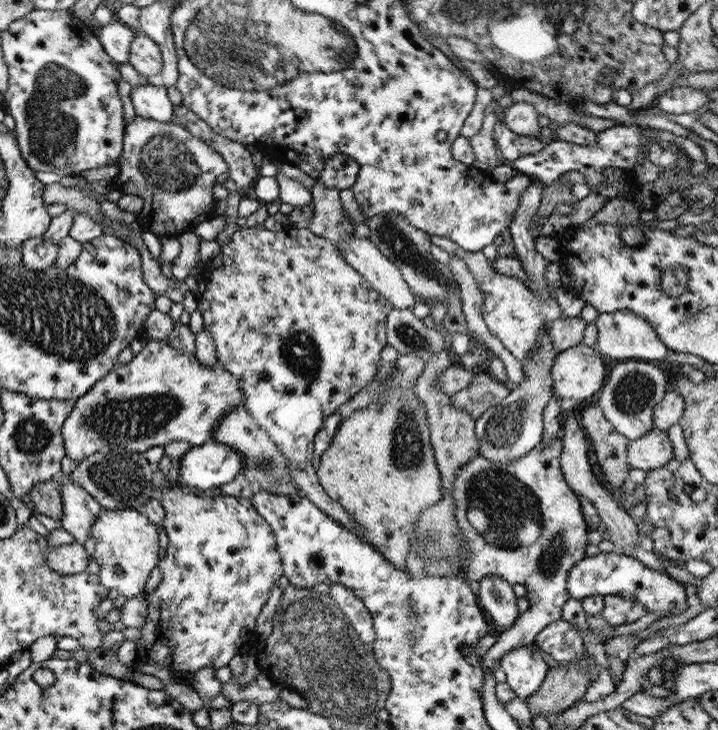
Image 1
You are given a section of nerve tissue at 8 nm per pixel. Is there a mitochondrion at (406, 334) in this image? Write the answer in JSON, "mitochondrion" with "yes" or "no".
{"mitochondrion":"yes"}

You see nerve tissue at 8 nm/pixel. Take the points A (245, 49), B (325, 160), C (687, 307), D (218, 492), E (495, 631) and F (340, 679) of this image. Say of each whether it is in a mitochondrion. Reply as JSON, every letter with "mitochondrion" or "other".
{"A":"mitochondrion","B":"other","C":"other","D":"other","E":"other","F":"mitochondrion"}

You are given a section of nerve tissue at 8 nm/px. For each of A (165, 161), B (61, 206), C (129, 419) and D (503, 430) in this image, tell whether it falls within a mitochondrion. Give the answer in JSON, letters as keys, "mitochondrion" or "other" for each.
{"A":"mitochondrion","B":"other","C":"mitochondrion","D":"mitochondrion"}

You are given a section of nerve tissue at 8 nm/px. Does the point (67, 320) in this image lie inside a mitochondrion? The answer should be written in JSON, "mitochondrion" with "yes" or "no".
{"mitochondrion":"yes"}

